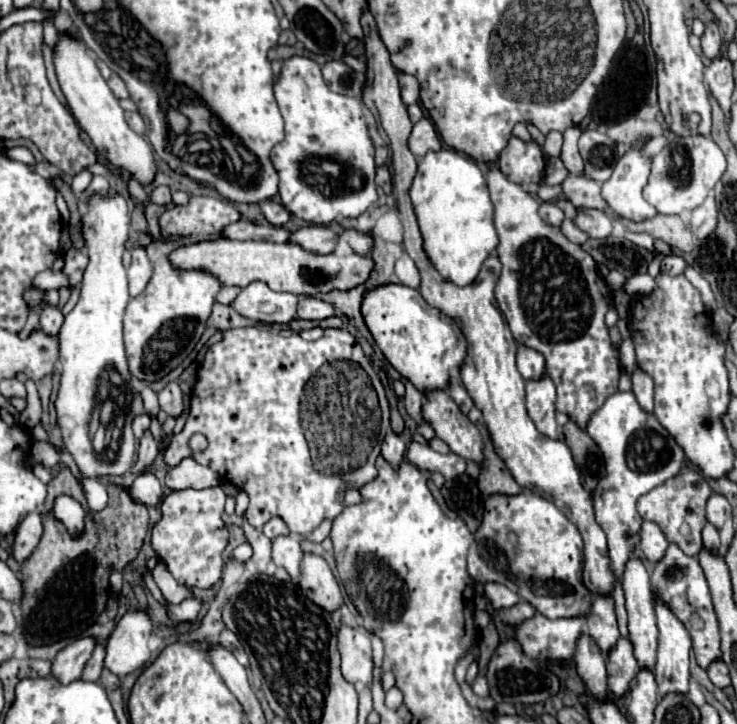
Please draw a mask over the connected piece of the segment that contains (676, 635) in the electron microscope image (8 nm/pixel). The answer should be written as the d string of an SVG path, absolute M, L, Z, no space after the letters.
M654 596L654 612L656 612L656 622L658 622L658 654L656 654L656 668L654 668L654 678L660 690L660 696L668 692L678 692L686 694L688 692L688 682L690 682L690 670L688 670L688 658L690 658L690 634L686 632L684 624L672 614L672 610L658 598Z

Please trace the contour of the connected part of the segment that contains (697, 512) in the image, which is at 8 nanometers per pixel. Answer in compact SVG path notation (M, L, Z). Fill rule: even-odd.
M682 468L682 472L678 476L666 480L662 486L652 488L644 496L640 496L636 508L644 520L656 522L660 526L660 530L664 532L668 542L674 542L684 554L696 556L702 548L700 532L706 524L706 502L708 502L710 494L712 494L712 490L700 472Z

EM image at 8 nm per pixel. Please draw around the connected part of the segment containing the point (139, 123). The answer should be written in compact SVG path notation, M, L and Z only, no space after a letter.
M126 112L126 122L128 122L128 126L130 126L136 134L144 136L146 126L144 126L144 120L142 120L142 116L140 116L138 112Z

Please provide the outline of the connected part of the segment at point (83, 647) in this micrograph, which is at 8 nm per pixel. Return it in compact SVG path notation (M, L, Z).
M78 638L70 642L64 650L58 652L58 656L52 662L52 676L58 678L62 684L70 684L72 680L78 680L82 674L84 664L92 656L96 646L94 638Z

